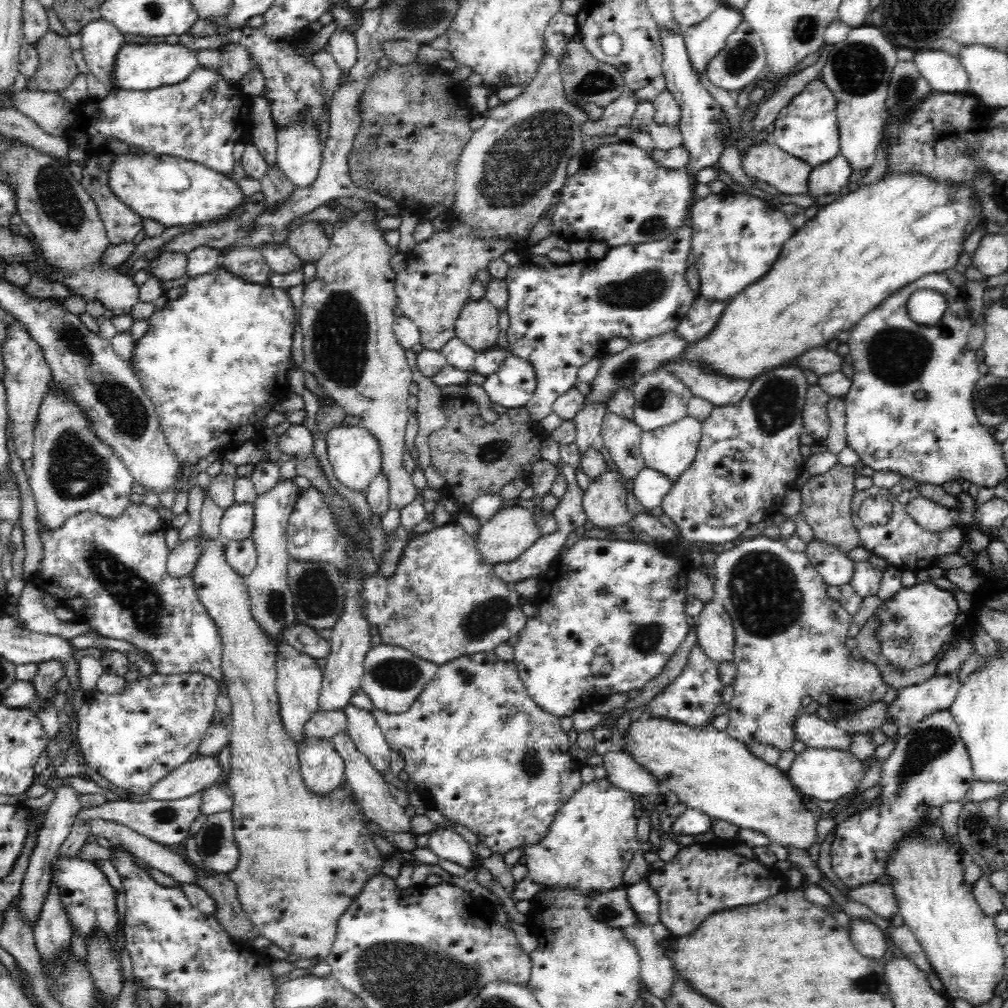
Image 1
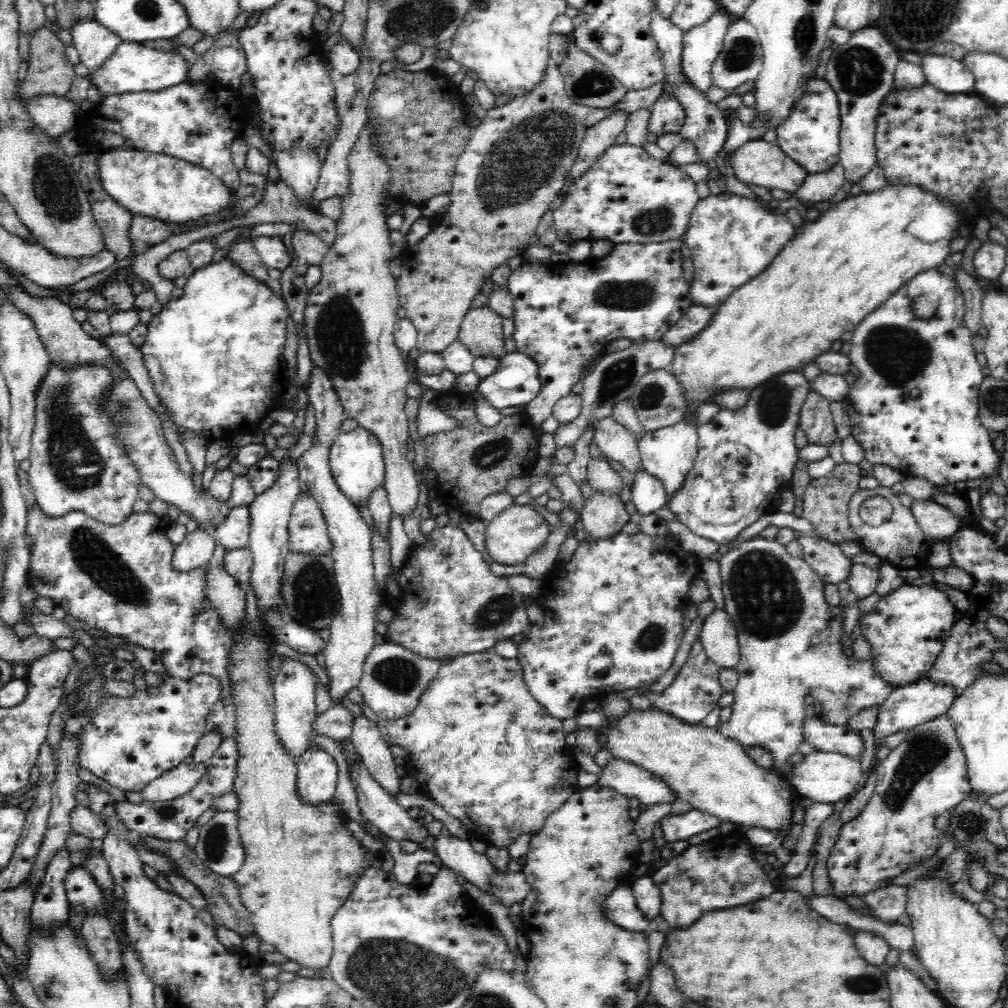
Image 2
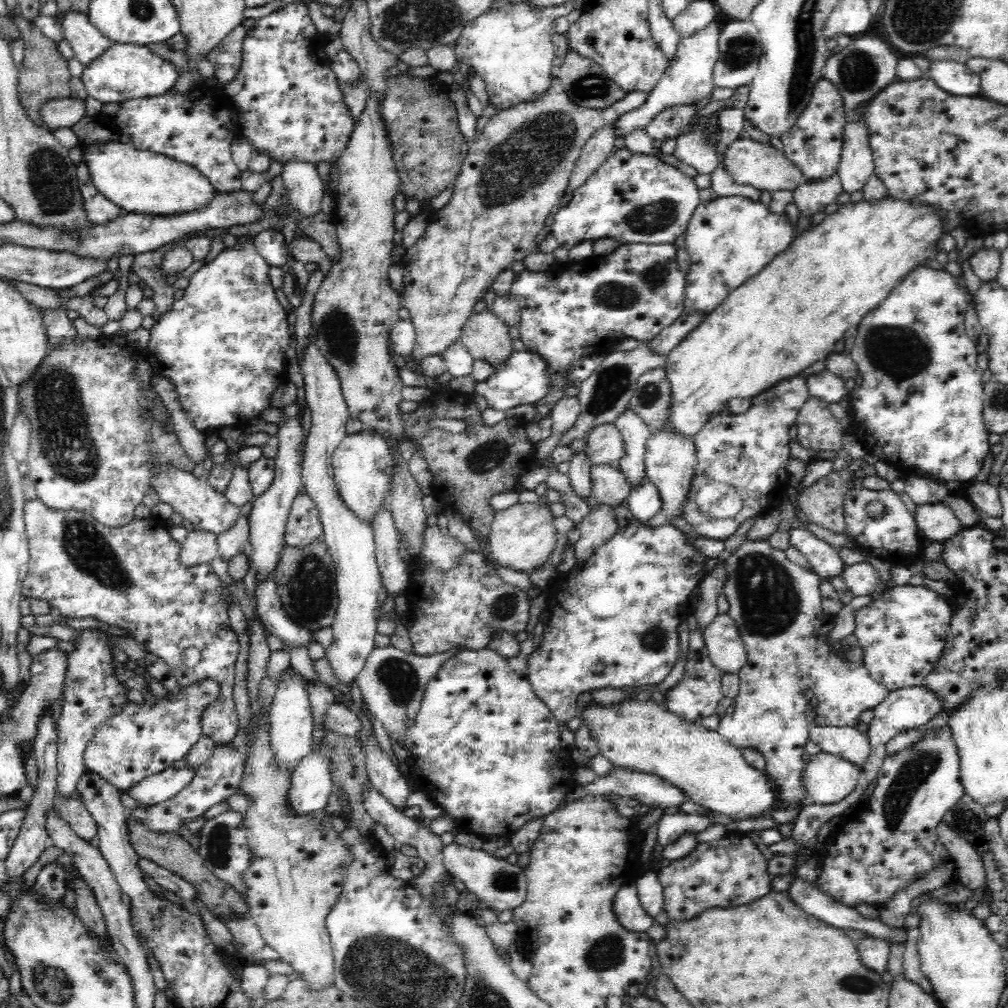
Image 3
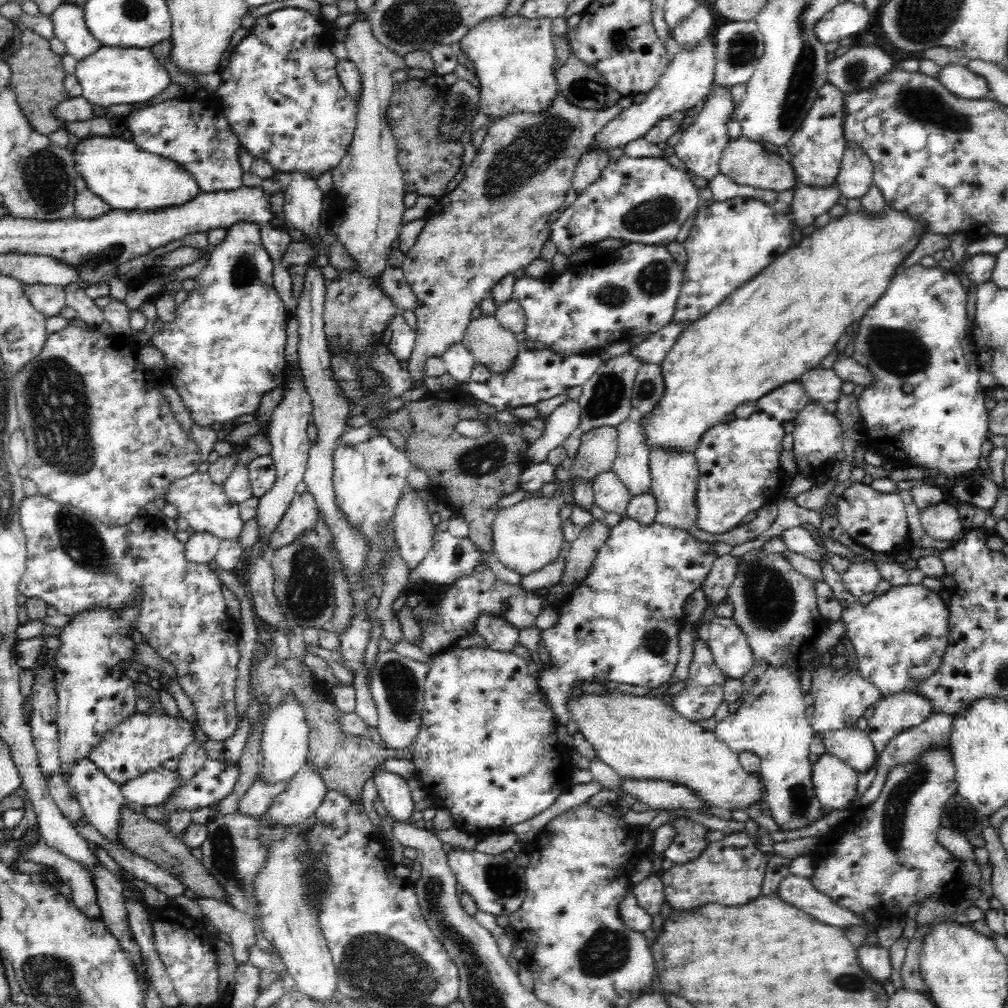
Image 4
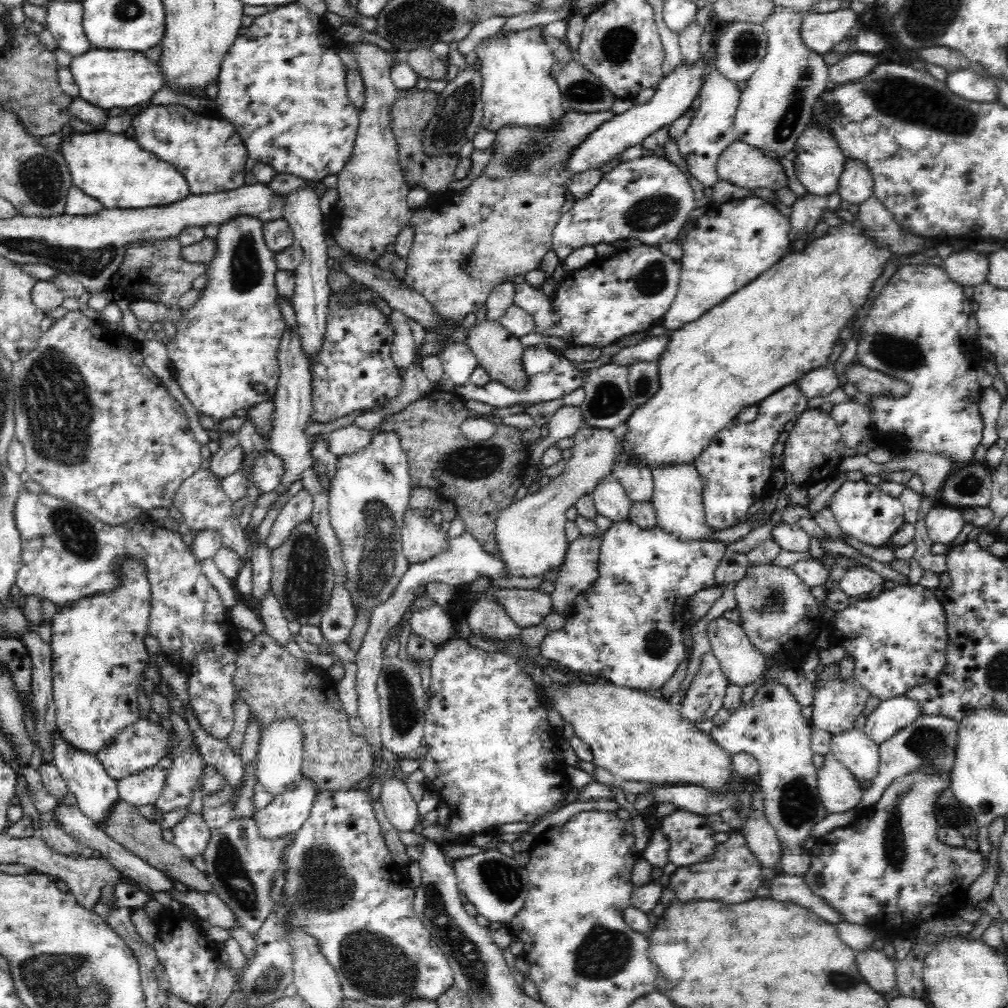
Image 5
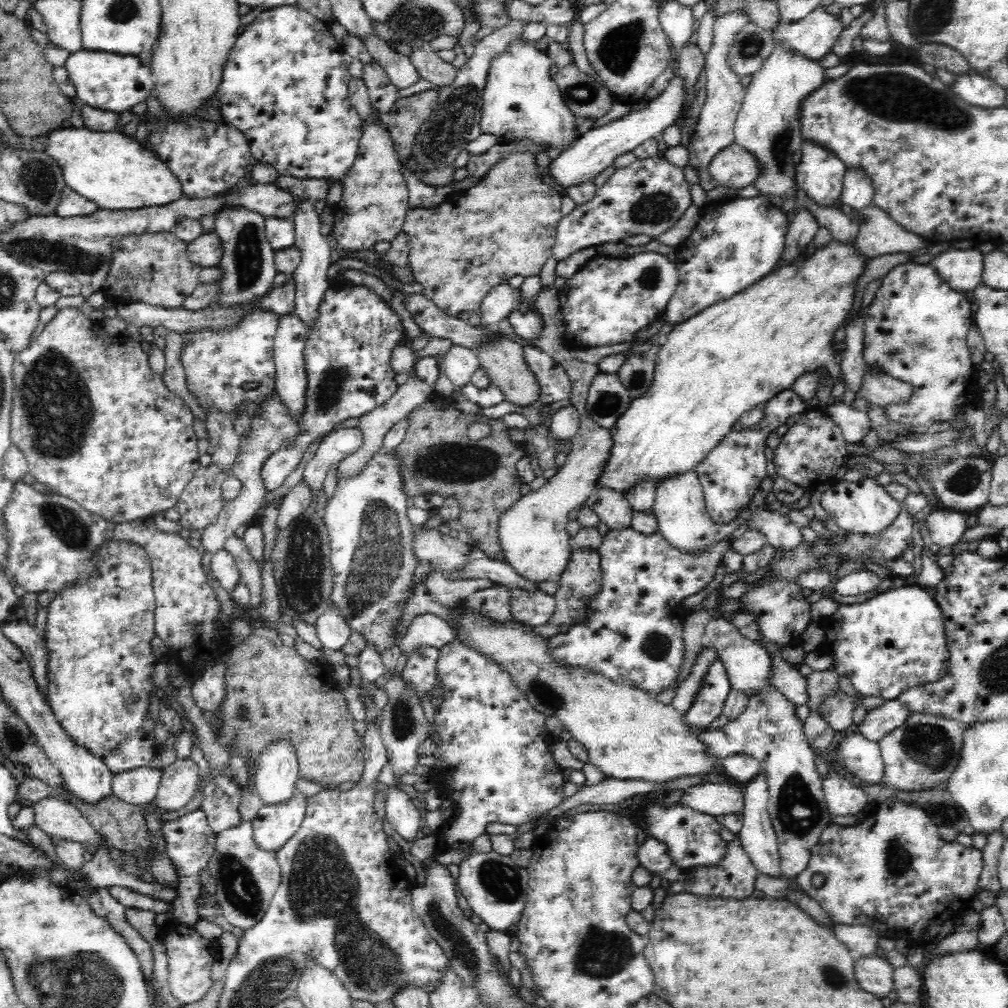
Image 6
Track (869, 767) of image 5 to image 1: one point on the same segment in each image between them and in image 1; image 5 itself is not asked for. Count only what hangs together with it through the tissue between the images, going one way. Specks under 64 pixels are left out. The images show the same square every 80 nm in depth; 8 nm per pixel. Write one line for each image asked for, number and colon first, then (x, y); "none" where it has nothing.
1: (814, 731)
2: (823, 736)
3: (850, 743)
4: (853, 746)

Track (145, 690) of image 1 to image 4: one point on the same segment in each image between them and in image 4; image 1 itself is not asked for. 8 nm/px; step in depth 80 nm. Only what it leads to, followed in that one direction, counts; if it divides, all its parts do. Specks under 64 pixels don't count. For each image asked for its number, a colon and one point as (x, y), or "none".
2: (128, 741)
3: (139, 741)
4: (138, 744)

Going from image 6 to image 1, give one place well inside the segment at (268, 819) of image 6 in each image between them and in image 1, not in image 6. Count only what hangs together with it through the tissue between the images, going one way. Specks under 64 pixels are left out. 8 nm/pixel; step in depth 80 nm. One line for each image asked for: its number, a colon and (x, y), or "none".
1: (322, 768)
2: (316, 770)
3: (310, 786)
4: (296, 803)
5: (283, 815)

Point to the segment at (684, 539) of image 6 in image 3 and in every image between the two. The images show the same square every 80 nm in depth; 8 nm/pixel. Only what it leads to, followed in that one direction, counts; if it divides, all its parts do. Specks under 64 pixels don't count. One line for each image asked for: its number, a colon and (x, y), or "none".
3: (671, 460)
4: (674, 475)
5: (677, 499)

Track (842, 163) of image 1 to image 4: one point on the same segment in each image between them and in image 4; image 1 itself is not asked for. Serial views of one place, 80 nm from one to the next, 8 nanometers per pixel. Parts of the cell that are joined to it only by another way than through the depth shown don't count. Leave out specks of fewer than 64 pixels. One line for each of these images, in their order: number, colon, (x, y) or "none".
2: (820, 187)
3: (810, 197)
4: (808, 203)

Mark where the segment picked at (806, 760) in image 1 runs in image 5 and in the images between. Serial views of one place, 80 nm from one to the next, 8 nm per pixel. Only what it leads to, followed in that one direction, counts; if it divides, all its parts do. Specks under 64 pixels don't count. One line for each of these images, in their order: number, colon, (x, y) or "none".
2: (825, 777)
3: (828, 779)
4: (835, 783)
5: (838, 789)

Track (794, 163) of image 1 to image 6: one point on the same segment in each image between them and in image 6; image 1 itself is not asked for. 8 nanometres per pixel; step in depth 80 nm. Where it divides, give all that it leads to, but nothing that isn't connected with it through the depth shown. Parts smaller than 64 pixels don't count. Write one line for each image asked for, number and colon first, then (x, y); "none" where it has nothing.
2: (757, 162)
3: (749, 162)
4: (746, 163)
5: (743, 166)
6: (733, 167)

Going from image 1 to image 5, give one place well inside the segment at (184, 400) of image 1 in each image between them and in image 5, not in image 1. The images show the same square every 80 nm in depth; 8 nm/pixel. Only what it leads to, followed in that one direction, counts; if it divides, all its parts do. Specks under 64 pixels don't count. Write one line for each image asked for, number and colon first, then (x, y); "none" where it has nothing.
2: (215, 356)
3: (221, 345)
4: (226, 348)
5: (228, 340)

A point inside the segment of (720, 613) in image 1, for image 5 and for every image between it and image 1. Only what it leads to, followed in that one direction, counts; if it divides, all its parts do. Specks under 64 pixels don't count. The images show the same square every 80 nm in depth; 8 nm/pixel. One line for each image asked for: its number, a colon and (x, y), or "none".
2: (719, 637)
3: (726, 649)
4: (732, 654)
5: (742, 663)

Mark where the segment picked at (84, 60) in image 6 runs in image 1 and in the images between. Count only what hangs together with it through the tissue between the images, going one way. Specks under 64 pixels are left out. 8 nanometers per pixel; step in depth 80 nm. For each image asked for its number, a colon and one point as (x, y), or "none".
1: (137, 67)
2: (132, 68)
3: (122, 72)
4: (111, 75)
5: (108, 79)

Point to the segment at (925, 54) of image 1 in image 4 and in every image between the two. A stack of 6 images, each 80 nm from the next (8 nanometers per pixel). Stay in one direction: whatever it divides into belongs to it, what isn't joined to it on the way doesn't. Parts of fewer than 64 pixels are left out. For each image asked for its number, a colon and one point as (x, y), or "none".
2: (949, 75)
3: (955, 78)
4: (959, 80)

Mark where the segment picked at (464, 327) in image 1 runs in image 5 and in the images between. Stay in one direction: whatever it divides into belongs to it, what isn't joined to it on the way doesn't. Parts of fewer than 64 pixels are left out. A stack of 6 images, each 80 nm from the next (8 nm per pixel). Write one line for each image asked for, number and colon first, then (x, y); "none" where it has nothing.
2: (481, 332)
3: (486, 337)
4: (494, 346)
5: (497, 350)

